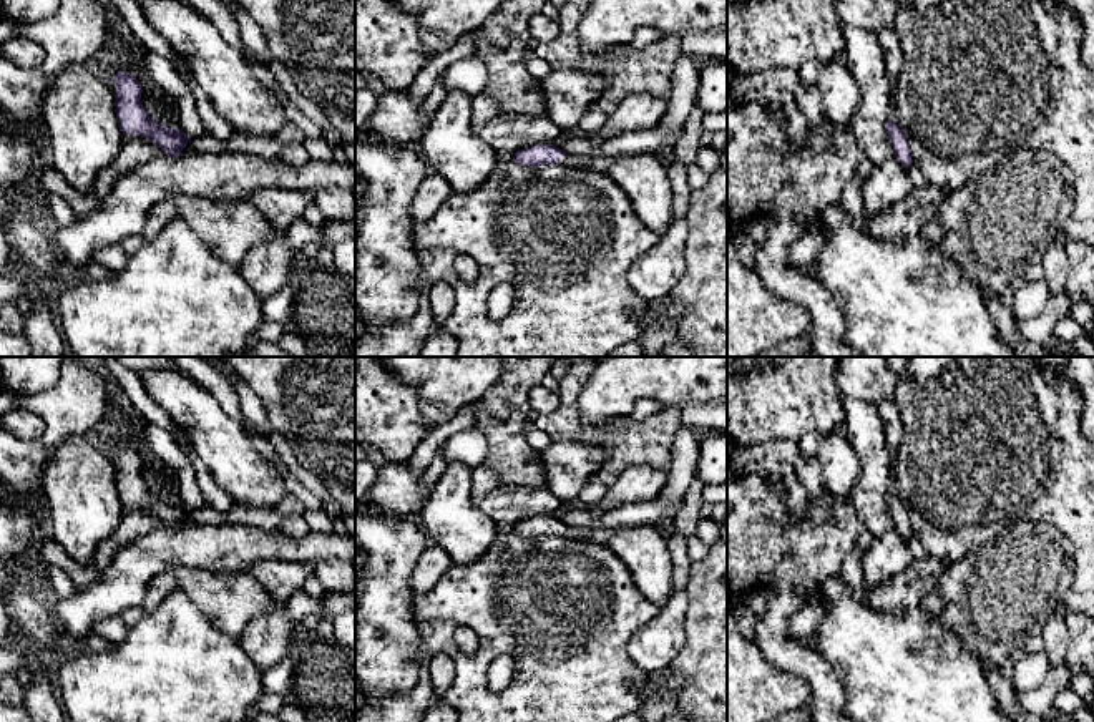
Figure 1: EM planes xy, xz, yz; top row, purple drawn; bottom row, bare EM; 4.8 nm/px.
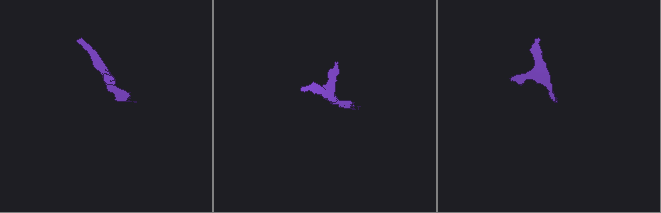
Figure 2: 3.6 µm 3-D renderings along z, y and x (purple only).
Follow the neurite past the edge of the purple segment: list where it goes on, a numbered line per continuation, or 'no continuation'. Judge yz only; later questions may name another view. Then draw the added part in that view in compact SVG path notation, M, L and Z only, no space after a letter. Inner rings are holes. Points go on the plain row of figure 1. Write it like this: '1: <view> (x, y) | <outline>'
no continuation

